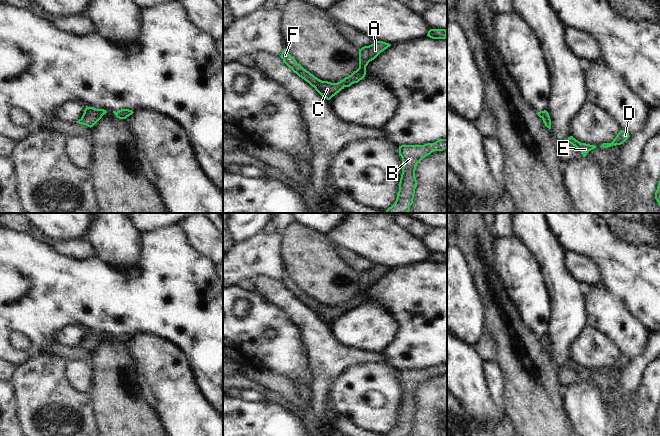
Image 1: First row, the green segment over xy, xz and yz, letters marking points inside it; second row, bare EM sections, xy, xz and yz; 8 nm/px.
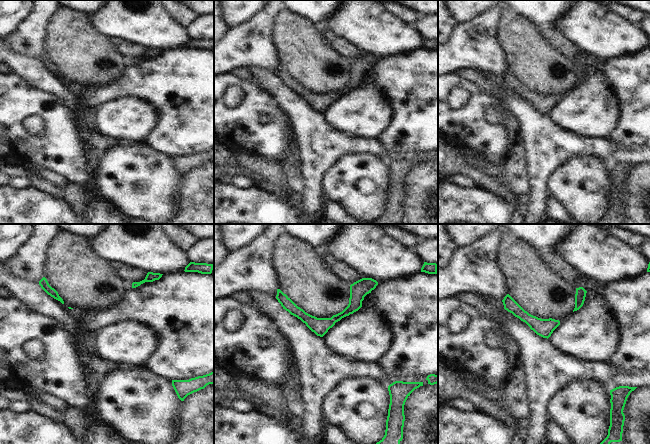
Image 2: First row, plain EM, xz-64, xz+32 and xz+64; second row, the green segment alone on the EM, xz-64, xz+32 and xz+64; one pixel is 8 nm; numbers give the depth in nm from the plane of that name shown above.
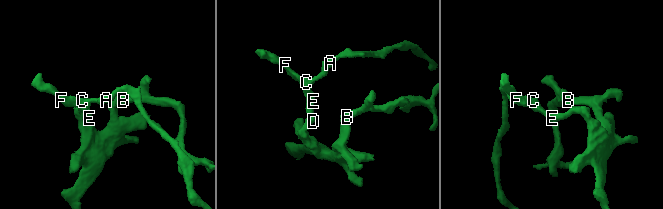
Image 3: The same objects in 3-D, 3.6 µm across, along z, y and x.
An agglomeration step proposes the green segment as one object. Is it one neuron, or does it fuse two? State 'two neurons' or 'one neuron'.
one neuron

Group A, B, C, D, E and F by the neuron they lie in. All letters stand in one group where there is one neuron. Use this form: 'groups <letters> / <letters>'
groups A B C D E F

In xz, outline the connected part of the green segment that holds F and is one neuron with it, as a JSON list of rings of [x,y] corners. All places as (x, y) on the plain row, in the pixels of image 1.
[[[375,265],[369,270],[364,270],[359,273],[359,292],[354,295],[348,301],[337,307],[331,307],[328,305],[322,305],[304,293],[297,287],[294,281],[292,281],[285,273],[281,277],[281,282],[284,287],[292,293],[299,301],[308,306],[315,314],[327,324],[330,324],[333,320],[339,317],[345,311],[350,311],[354,307],[358,307],[366,299],[366,290],[372,284],[374,284],[381,276],[390,271],[391,268],[383,265]]]

